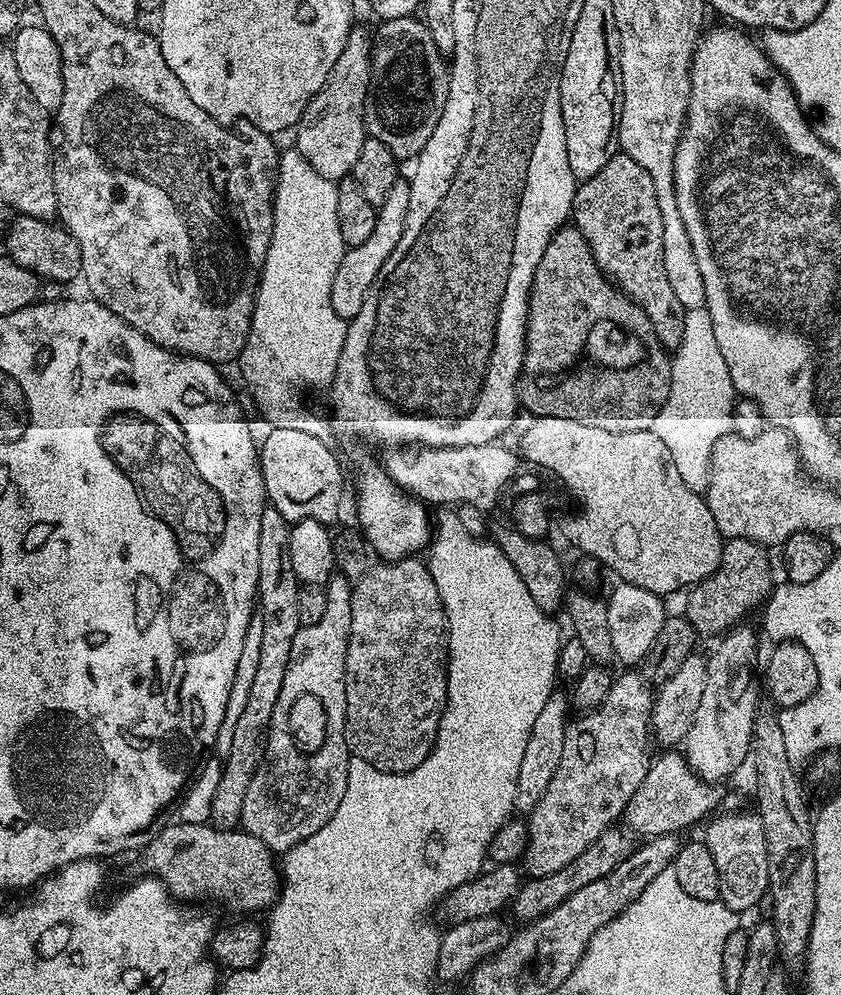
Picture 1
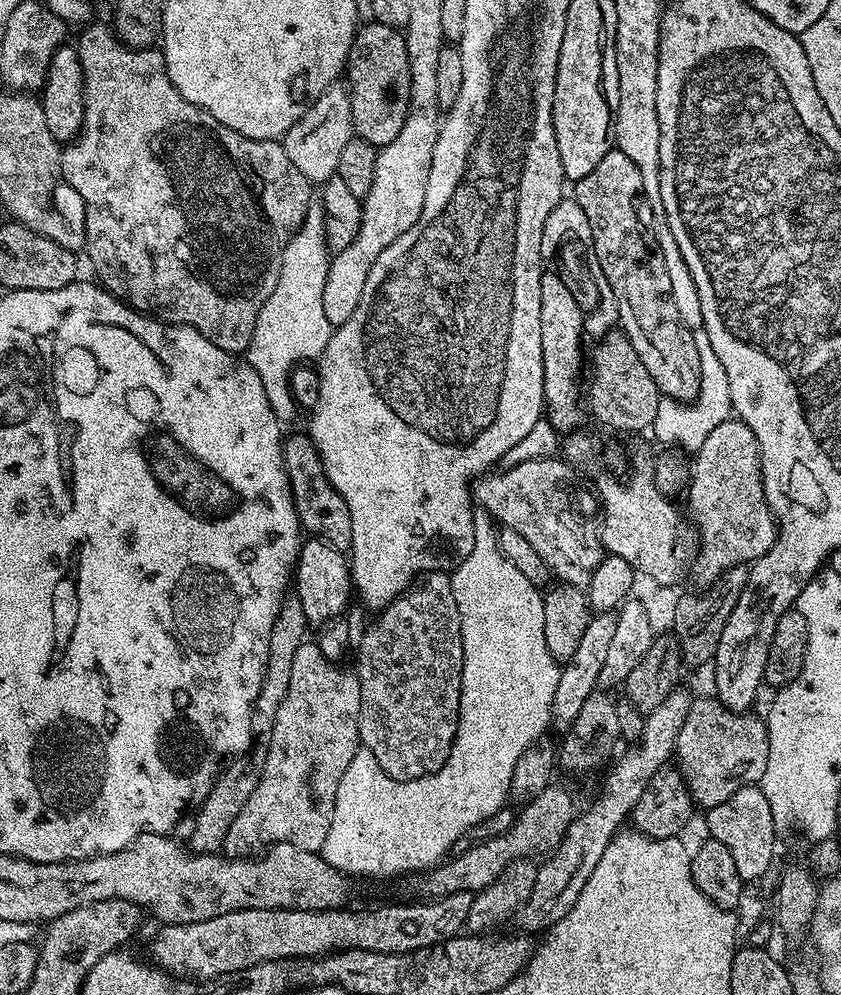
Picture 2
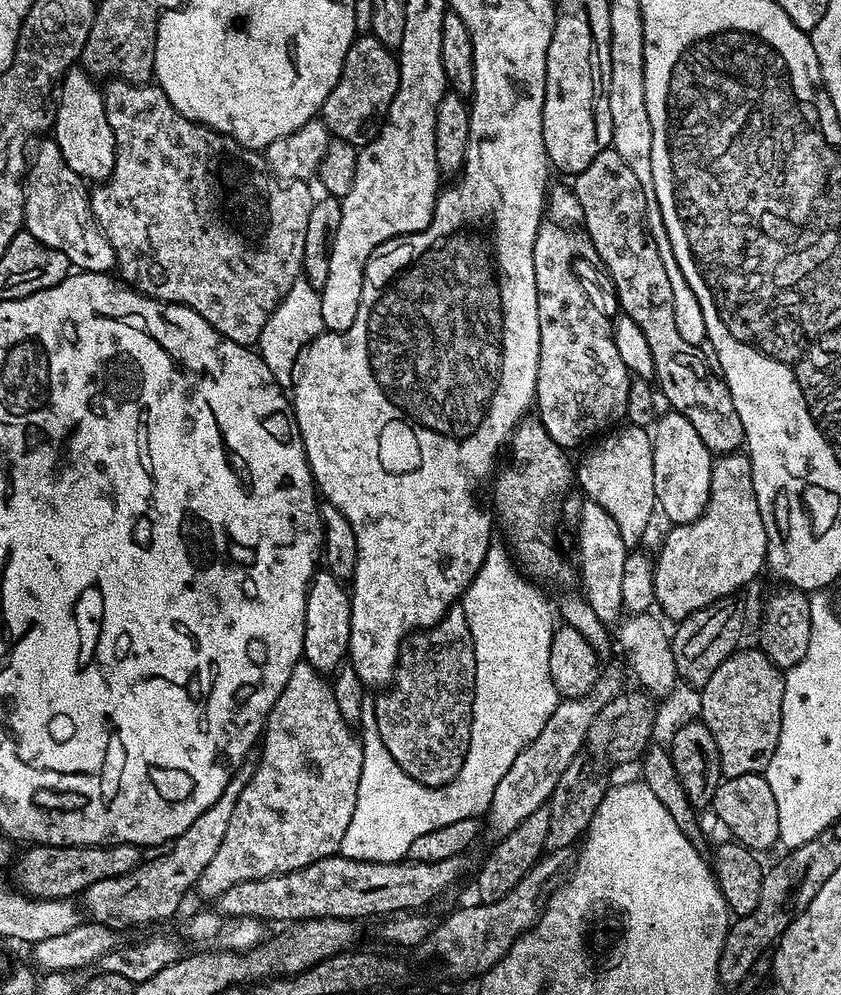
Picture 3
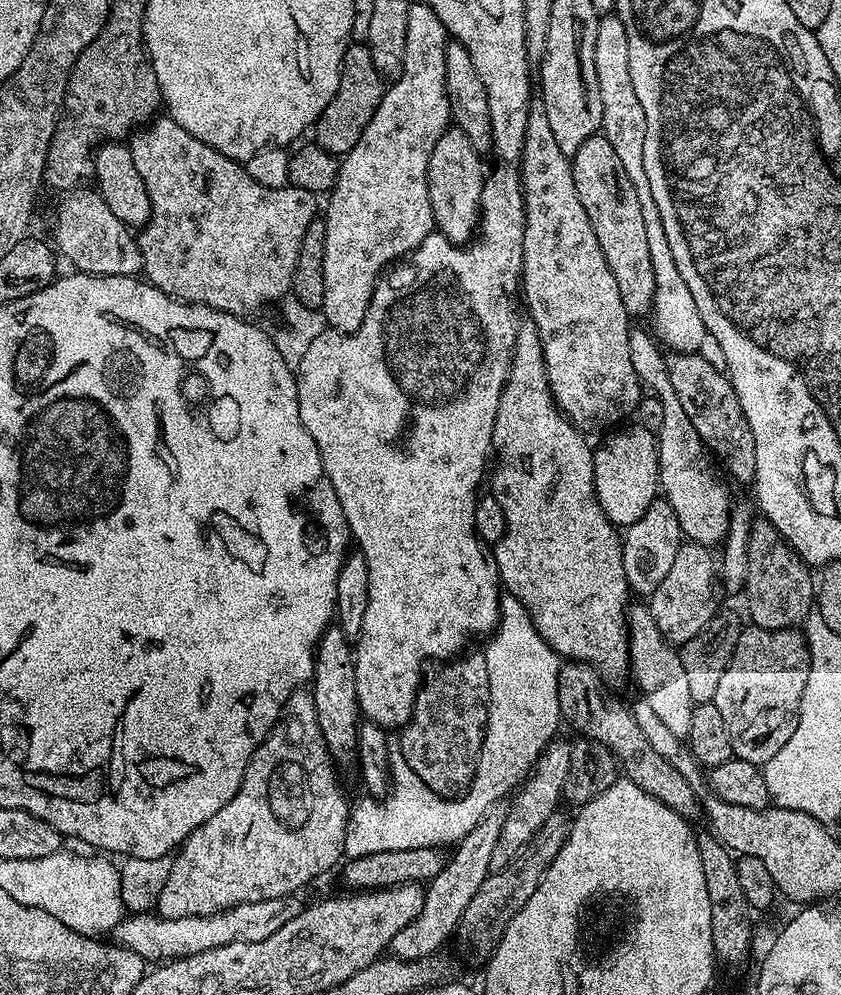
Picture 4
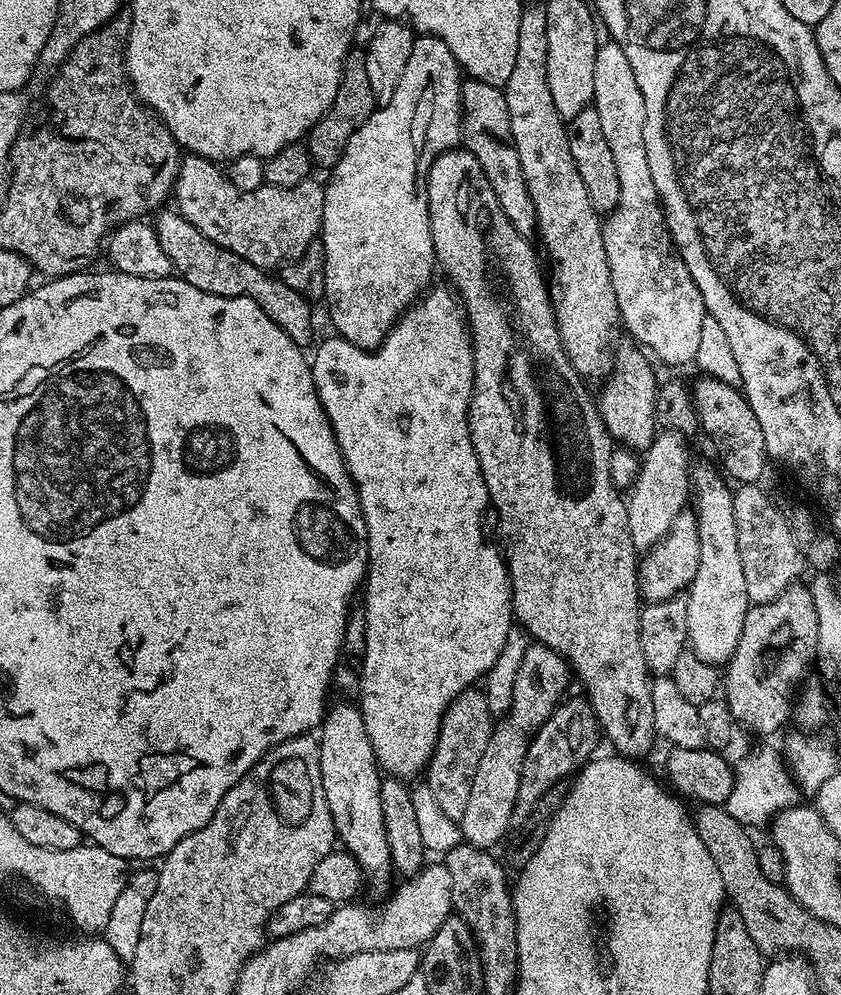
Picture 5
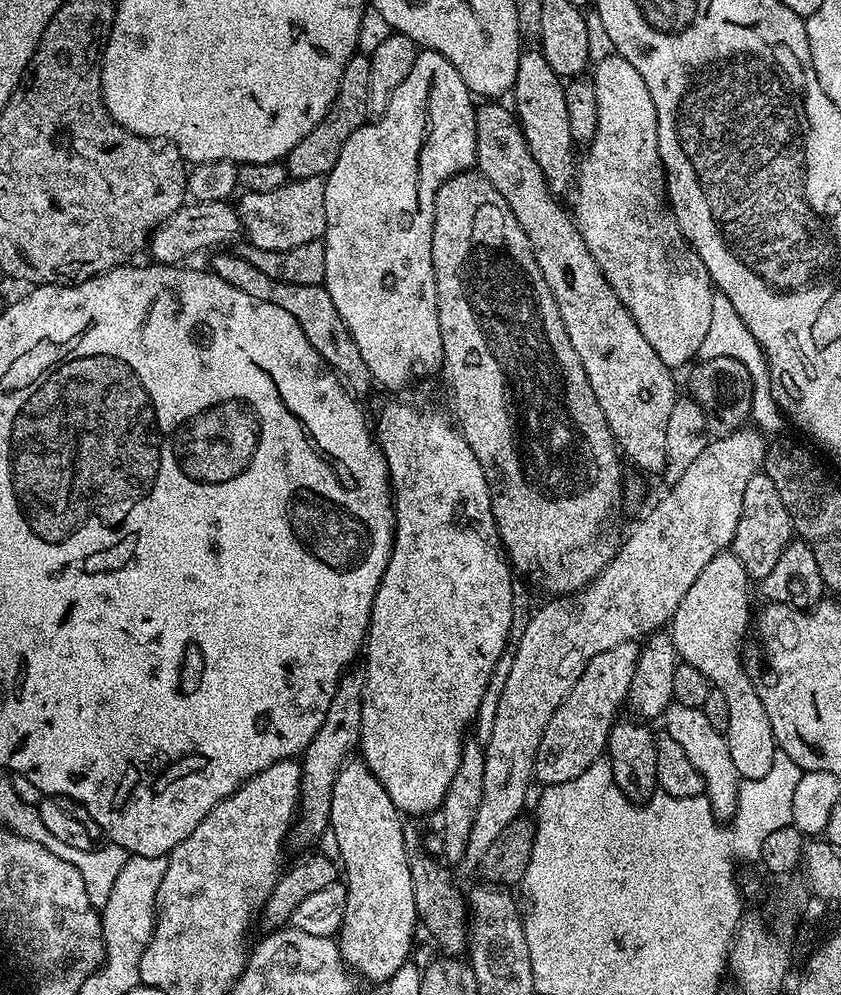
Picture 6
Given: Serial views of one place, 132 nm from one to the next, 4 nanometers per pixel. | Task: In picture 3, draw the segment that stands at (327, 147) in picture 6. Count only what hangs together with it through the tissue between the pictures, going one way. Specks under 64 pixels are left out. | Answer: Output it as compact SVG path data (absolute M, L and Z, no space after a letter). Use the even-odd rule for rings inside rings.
M371 34L357 35L353 40L350 50L346 54L346 62L342 66L342 74L330 90L330 98L326 98L322 109L322 119L329 133L342 142L350 142L357 150L364 148L380 132L384 120L390 110L390 102L394 102L394 94L400 89L400 61L397 53L388 48L378 38Z

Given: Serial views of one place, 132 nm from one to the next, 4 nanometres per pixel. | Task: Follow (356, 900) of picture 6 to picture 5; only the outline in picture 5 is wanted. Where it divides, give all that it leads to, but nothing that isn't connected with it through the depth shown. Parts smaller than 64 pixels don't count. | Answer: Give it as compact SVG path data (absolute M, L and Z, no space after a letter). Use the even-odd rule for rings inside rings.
M352 702L327 709L318 729L322 794L330 806L336 835L343 851L349 852L364 871L367 887L381 894L389 891L388 879L394 876L390 858L390 842L386 842L386 822L382 822L382 769L376 763L374 746L366 734L366 722L359 707Z

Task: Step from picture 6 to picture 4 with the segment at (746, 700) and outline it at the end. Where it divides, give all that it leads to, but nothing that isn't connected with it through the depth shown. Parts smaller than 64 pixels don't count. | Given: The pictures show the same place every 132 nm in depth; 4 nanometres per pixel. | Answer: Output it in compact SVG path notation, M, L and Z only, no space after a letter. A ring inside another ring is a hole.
M633 327L628 333L628 345L630 362L634 362L638 378L647 387L649 384L652 387L649 389L662 402L662 426L658 433L659 491L674 514L678 514L681 533L691 543L719 545L727 537L728 522L732 518L734 507L734 500L728 497L728 488L724 485L725 477L718 471L714 457L702 442L698 430L694 430L694 422L686 418L686 410L682 410L682 402L678 402L674 386L670 386L666 352L655 335L651 331L643 332L642 329Z

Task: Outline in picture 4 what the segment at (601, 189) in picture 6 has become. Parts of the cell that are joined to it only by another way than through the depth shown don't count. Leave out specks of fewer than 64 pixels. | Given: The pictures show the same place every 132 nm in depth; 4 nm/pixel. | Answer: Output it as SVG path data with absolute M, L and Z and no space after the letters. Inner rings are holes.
M615 14L601 15L598 22L598 42L594 42L594 70L598 70L598 90L602 94L602 134L610 146L614 146L622 167L626 169L626 174L630 174L630 182L634 182L638 202L642 202L646 242L650 242L650 262L656 283L650 313L651 331L665 349L699 353L706 340L702 314L698 314L698 306L694 306L694 294L690 294L690 286L682 282L682 274L678 274L678 266L674 266L674 254L670 254L670 242L660 221L658 206L654 206L654 194L650 194L646 166L642 166L646 114L642 110L642 102L638 102L638 94L634 94L634 82L630 82L630 42L626 42L626 26L622 26Z

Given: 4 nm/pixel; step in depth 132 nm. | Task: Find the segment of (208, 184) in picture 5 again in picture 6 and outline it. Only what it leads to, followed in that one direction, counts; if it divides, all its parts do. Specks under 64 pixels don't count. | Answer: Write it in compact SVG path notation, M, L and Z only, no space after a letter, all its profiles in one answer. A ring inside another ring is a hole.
M321 178L289 179L278 190L266 190L266 194L244 192L239 200L243 235L248 235L245 237L251 244L262 250L294 250L294 246L306 246L306 242L321 239L326 230L326 186Z

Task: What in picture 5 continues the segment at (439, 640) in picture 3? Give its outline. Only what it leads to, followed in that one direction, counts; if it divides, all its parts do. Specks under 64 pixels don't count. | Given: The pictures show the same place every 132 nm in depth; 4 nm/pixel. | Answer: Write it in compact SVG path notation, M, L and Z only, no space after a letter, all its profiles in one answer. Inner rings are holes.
M476 686L468 688L450 702L440 719L438 742L426 769L426 783L430 794L434 794L434 802L438 802L438 810L442 810L446 818L457 822L462 814L466 814L470 786L474 786L474 773L478 770L478 762L494 727L494 714L488 705L487 695L478 689Z

